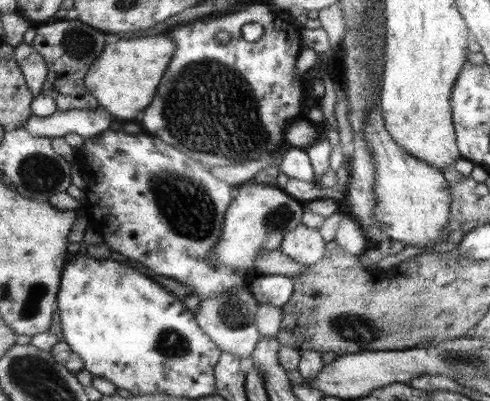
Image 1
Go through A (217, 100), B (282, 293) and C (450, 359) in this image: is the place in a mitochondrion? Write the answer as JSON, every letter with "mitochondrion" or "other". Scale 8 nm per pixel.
{"A":"mitochondrion","B":"other","C":"mitochondrion"}

